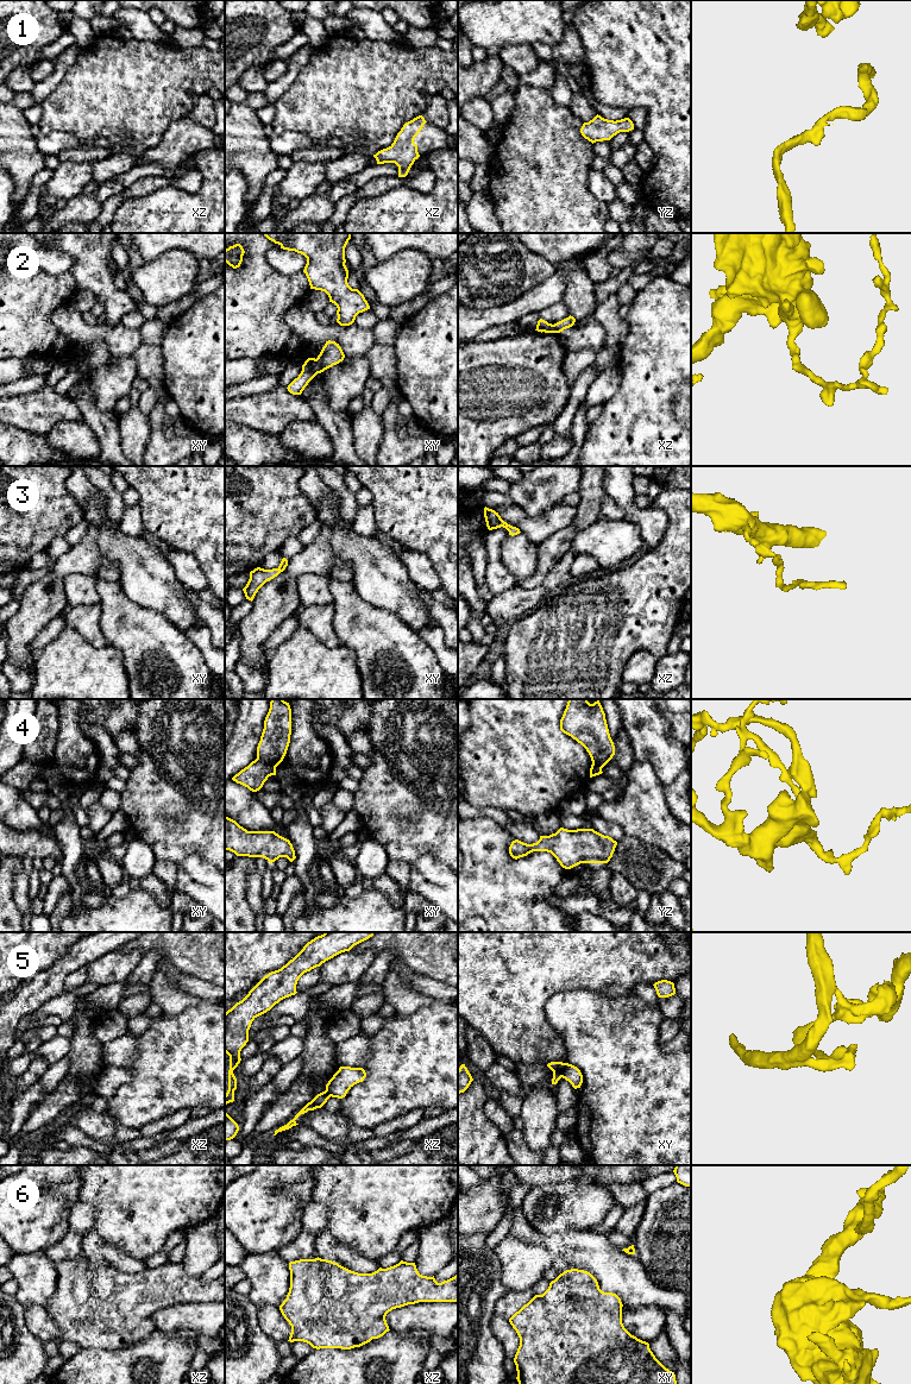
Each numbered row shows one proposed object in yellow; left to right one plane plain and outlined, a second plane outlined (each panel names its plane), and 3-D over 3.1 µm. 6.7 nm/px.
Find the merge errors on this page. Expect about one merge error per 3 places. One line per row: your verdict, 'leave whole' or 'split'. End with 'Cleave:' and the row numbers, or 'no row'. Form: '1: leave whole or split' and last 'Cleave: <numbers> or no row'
1: leave whole
2: split
3: leave whole
4: split
5: split
6: leave whole
Cleave: 2, 4, 5

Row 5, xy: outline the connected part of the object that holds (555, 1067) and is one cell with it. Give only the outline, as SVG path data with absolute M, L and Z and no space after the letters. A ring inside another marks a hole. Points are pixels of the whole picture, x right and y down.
M551 1062L547 1067L553 1071L552 1084L557 1084L558 1081L561 1078L561 1071L565 1067L563 1062Z

